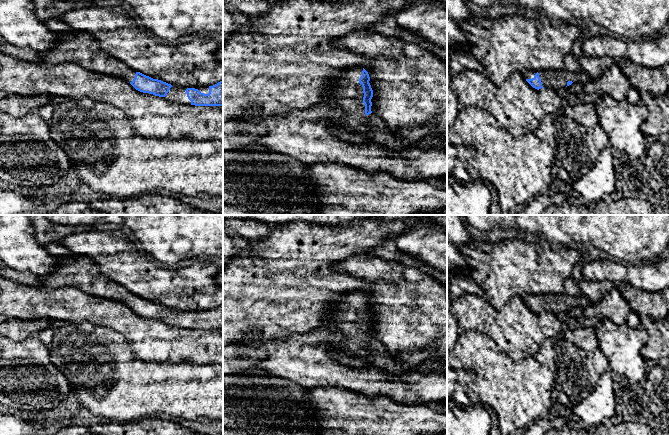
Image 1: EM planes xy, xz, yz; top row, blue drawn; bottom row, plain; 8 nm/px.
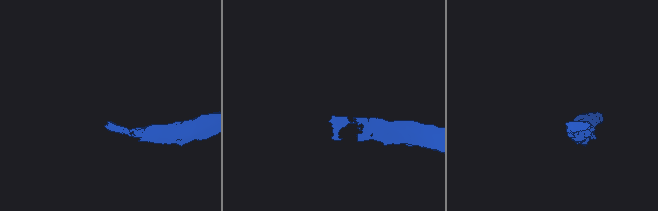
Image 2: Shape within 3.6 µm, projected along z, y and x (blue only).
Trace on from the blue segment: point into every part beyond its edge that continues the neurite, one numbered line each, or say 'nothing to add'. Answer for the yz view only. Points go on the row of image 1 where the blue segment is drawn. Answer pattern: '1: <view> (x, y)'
1: yz (557, 79)

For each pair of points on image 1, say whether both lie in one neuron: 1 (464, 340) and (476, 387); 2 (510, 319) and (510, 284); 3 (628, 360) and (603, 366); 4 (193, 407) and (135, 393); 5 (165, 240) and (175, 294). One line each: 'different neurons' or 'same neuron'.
1: same neuron
2: different neurons
3: different neurons
4: same neuron
5: different neurons

